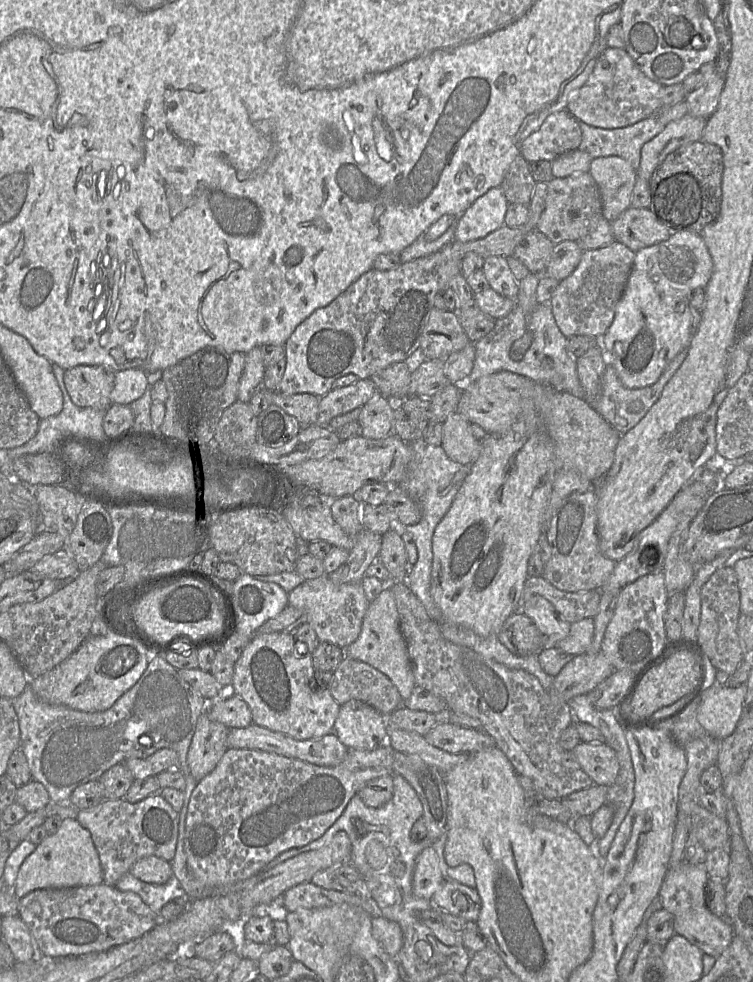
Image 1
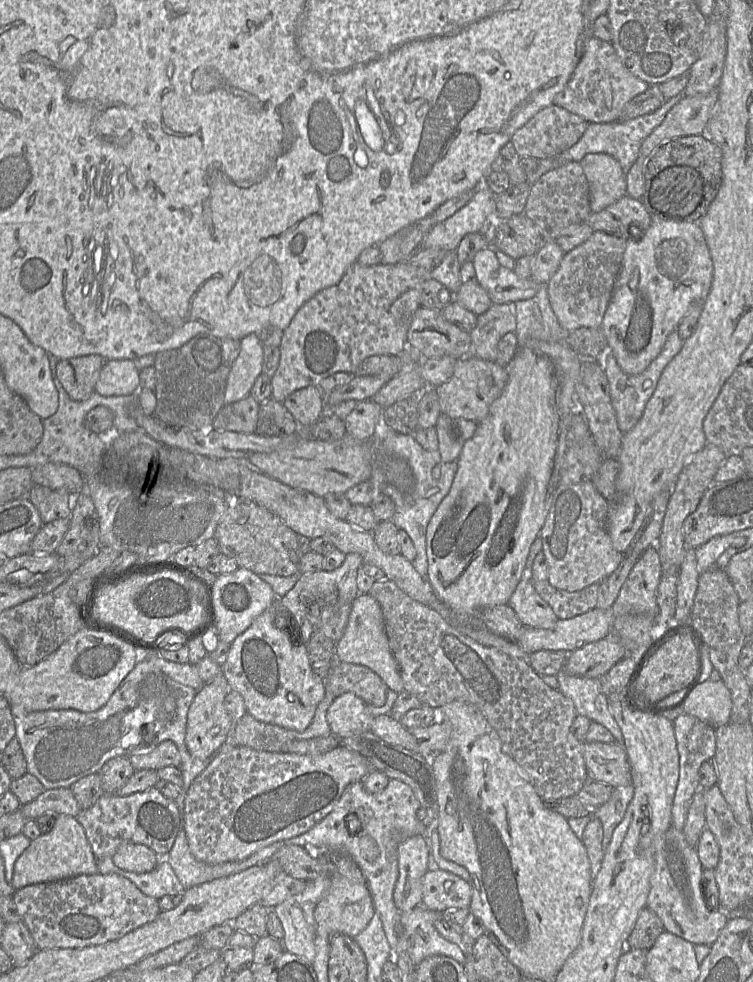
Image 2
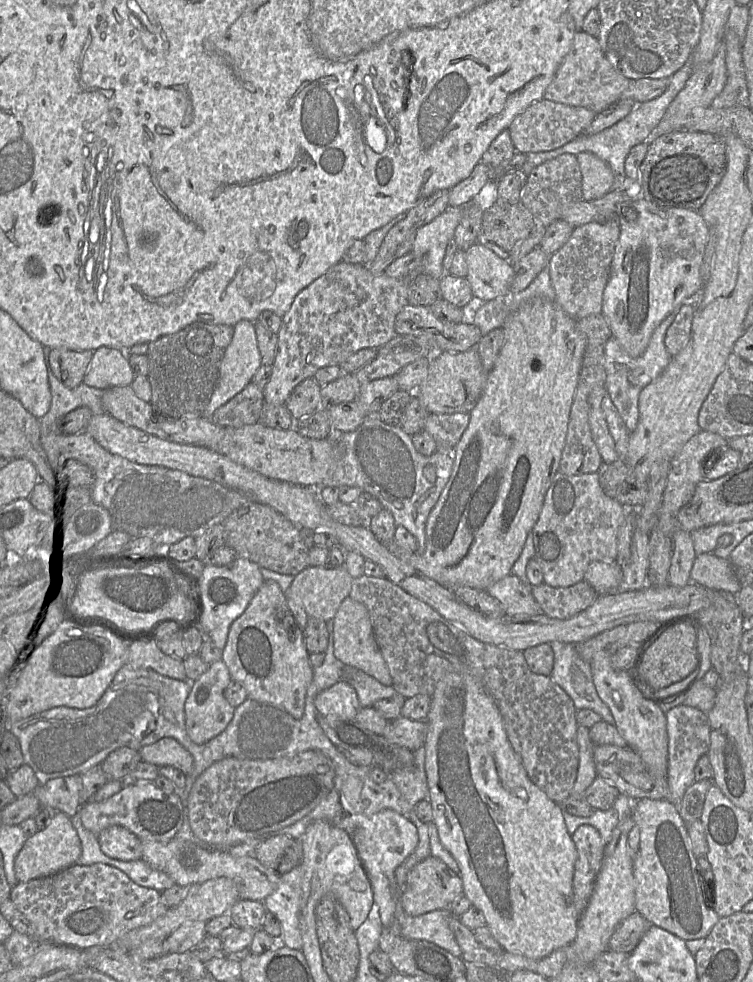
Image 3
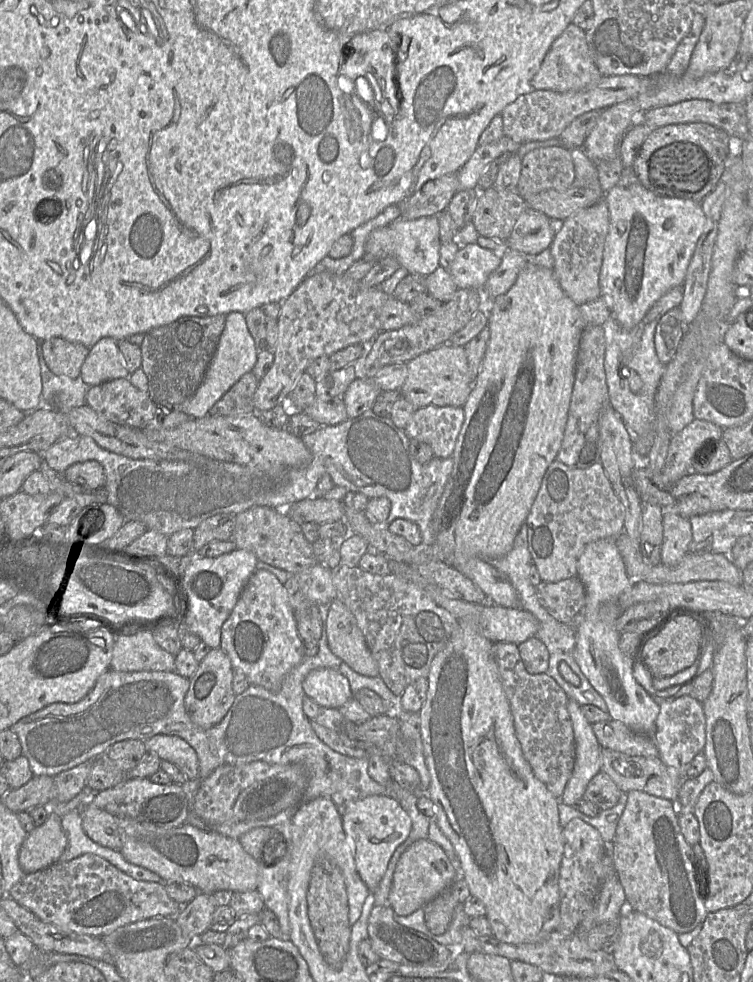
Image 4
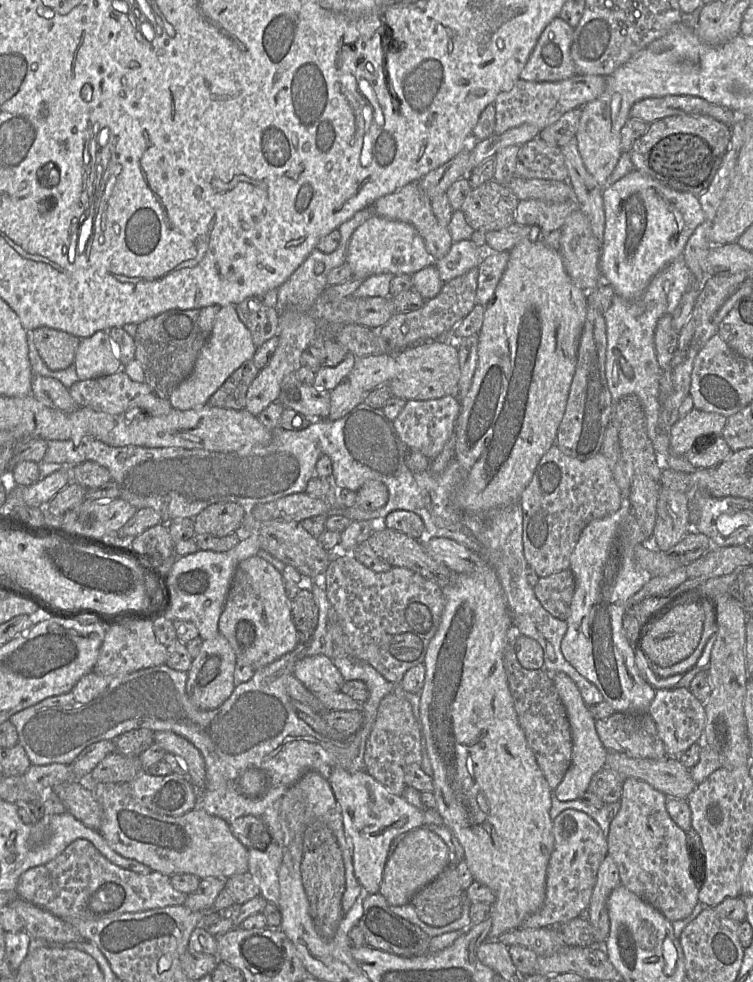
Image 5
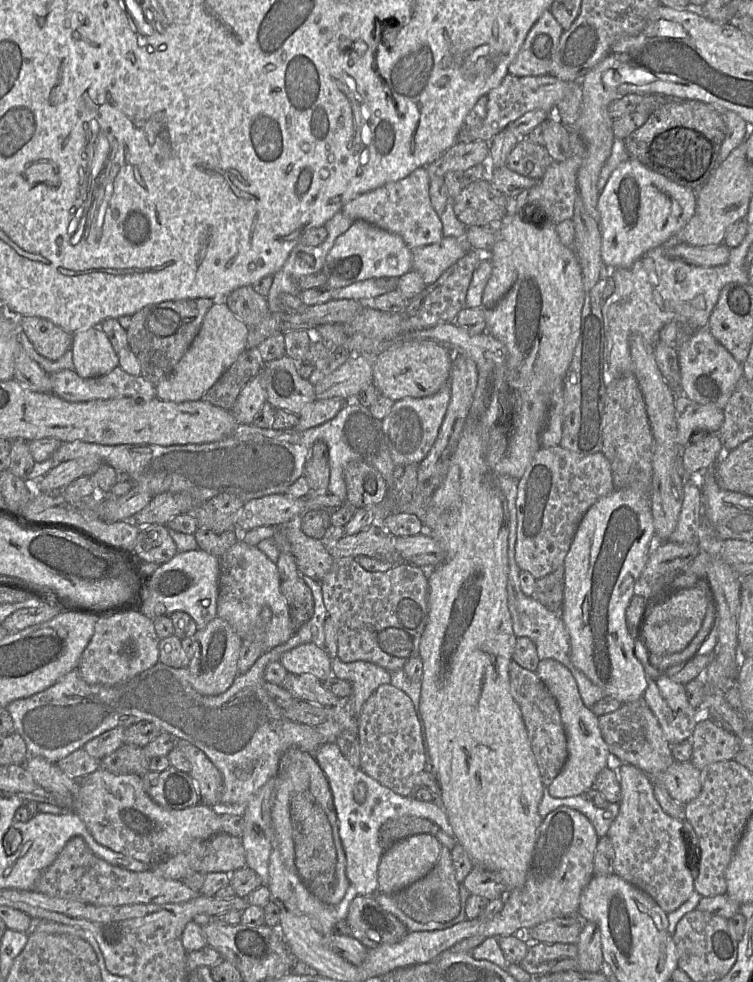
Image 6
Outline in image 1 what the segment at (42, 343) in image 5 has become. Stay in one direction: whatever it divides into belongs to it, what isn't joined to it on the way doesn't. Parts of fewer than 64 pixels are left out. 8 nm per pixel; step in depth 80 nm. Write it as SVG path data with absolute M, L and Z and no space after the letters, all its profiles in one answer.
M80 365L64 372L64 383L72 402L80 408L107 410L114 387L113 371L98 365Z

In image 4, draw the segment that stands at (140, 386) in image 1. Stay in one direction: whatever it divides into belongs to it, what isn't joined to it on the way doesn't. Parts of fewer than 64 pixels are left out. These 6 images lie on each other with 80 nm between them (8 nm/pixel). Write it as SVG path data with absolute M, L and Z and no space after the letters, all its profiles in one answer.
M104 337L89 348L89 353L81 367L80 378L91 387L110 380L129 378L129 375L117 342Z

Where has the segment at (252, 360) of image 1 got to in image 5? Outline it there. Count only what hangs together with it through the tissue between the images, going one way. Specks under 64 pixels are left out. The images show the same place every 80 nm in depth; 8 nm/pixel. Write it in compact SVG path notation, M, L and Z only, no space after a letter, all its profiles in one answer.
M221 306L192 373L170 394L170 404L174 409L182 411L206 406L209 398L242 363L253 360L255 352L251 333L238 317L235 306Z

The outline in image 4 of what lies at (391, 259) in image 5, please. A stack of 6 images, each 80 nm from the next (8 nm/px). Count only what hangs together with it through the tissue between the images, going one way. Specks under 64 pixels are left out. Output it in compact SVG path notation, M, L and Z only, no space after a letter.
M436 216L423 217L416 220L397 218L390 224L374 229L365 243L365 255L362 259L395 258L402 268L409 273L429 275L439 266L440 259L440 227Z

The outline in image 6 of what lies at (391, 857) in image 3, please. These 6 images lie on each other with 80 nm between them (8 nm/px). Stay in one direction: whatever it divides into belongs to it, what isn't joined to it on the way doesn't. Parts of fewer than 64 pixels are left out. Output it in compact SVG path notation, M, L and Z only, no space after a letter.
M336 743L322 745L313 755L325 773L333 796L339 821L339 834L346 856L346 876L359 896L378 891L378 867L385 852L380 844L381 826L390 819L417 816L436 823L448 835L455 837L448 816L438 803L425 802L413 796L401 796L355 768L345 758Z

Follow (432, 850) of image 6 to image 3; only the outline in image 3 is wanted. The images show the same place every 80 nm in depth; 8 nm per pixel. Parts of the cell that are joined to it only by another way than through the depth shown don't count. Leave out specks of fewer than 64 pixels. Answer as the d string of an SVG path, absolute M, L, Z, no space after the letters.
M430 855L415 864L400 890L399 901L406 914L416 916L435 910L449 910L452 902L463 894L461 877L442 860Z

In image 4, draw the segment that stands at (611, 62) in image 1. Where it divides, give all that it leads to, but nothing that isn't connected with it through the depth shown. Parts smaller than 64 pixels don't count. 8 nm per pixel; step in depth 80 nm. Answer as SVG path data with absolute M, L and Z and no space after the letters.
M570 24L552 43L539 71L532 79L532 86L537 90L554 92L580 91L597 84L602 77L603 75L590 56L585 31L574 24Z

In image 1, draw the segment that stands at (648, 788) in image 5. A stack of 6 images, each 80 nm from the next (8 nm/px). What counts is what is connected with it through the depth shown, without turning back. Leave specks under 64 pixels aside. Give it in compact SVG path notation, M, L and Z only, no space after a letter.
M685 861L669 867L661 884L658 897L662 909L673 915L674 931L714 958L719 957L735 936L733 927L723 918L710 912L705 903L705 885L709 878L704 865Z

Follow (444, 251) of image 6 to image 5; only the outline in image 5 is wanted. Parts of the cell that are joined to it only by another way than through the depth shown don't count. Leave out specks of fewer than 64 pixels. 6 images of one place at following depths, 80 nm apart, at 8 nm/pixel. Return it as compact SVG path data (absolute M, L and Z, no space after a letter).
M461 240L453 242L449 252L441 259L435 260L434 266L442 281L447 282L467 271L478 268L489 253L473 241Z

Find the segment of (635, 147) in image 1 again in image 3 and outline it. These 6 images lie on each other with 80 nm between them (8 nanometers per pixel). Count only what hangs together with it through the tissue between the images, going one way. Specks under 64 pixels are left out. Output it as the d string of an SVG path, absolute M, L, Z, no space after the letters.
M692 55L677 72L667 78L668 86L663 94L659 97L644 102L636 102L631 112L615 125L606 128L595 134L582 134L573 141L561 147L562 152L572 155L578 155L581 152L589 152L595 154L604 160L614 173L613 190L622 190L627 183L625 175L625 160L632 147L643 143L650 135L652 130L659 124L663 118L667 108L685 86L687 79L691 74Z

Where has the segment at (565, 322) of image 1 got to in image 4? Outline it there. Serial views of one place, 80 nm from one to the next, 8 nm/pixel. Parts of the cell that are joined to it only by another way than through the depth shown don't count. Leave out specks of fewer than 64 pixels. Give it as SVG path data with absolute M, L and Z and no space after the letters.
M604 200L578 210L562 221L550 247L555 277L565 294L578 306L601 296L600 273L604 247L610 227L610 215Z

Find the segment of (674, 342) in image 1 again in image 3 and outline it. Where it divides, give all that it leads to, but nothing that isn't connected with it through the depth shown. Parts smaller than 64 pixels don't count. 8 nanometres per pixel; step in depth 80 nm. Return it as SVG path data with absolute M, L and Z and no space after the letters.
M640 195L633 197L632 206L637 213L635 220L627 220L623 216L618 219L620 235L611 263L609 280L603 294L602 314L609 324L612 336L618 341L622 349L631 357L637 358L645 352L653 332L668 316L675 315L683 304L693 302L693 305L697 305L699 296L701 295L702 297L704 282L700 276L700 268L708 241L709 227L701 216L700 211L676 207L659 207Z

